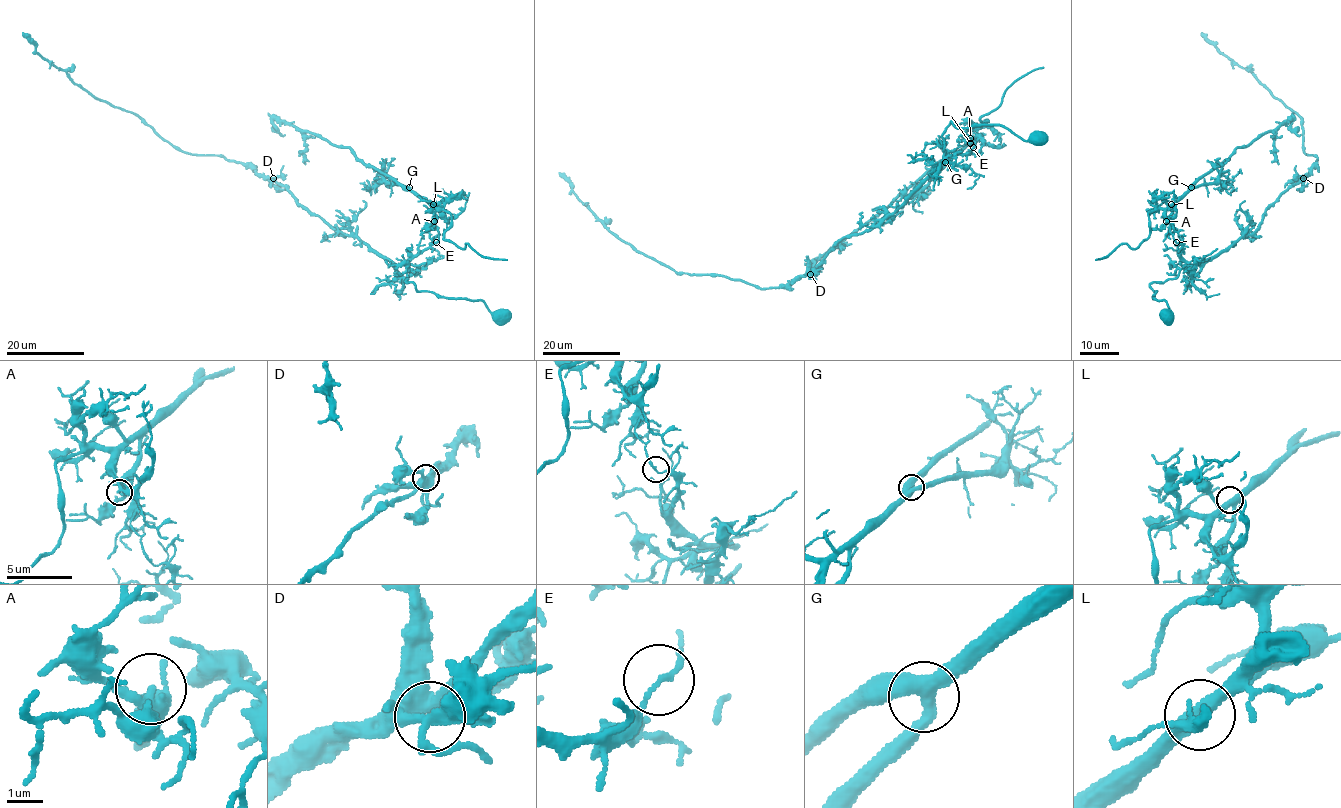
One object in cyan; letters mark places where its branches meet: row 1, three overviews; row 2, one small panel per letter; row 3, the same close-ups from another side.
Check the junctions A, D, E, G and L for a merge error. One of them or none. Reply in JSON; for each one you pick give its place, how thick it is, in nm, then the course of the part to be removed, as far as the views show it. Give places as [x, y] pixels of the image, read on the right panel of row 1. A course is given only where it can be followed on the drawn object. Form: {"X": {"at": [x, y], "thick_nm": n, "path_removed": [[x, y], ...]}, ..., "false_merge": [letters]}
{"E": {"at": [1176, 242], "thick_nm": 130, "path_removed": [[1176, 242], [1170, 232], [1172, 207], [1202, 176], [1237, 148], [1291, 119], [1292, 129], [1300, 134]]}, "false_merge": ["E"]}

